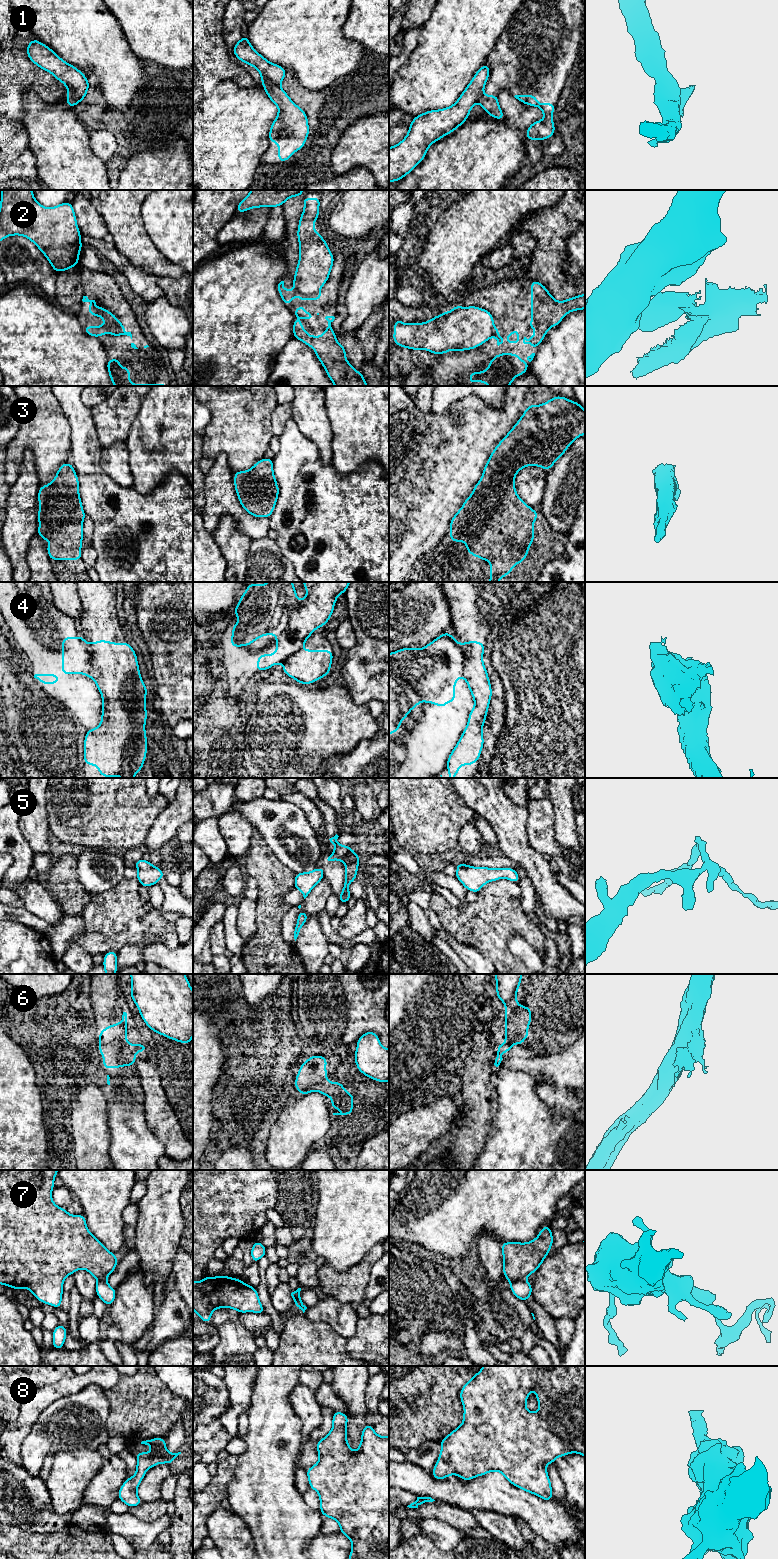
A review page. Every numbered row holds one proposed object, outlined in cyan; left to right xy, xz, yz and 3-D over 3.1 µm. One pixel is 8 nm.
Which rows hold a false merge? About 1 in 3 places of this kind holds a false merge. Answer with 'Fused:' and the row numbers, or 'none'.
Fused: 1, 2, 4, 5, 6, 7

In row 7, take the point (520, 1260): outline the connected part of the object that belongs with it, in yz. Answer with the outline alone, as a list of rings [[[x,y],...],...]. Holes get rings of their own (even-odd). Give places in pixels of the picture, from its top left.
[[[543,1226],[538,1236],[530,1242],[502,1243],[503,1275],[514,1282],[535,1273],[550,1253],[553,1241],[551,1227]]]

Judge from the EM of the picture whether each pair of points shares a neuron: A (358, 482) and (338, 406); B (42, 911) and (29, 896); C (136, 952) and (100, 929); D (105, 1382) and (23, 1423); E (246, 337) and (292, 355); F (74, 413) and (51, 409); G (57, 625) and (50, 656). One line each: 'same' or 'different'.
A: different
B: same
C: different
D: same
E: different
F: different
G: same

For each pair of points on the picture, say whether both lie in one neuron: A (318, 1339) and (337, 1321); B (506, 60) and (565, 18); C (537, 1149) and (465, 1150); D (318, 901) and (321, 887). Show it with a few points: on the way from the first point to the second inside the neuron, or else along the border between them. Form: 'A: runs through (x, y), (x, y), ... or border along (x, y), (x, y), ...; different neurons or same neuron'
A: border along (308, 1320), (327, 1323), (345, 1339); different neurons
B: runs through (521, 60), (550, 32); same neuron
C: border along (490, 1128), (485, 1144), (475, 1159); different neurons
D: runs through (318, 898), (321, 890); same neuron

